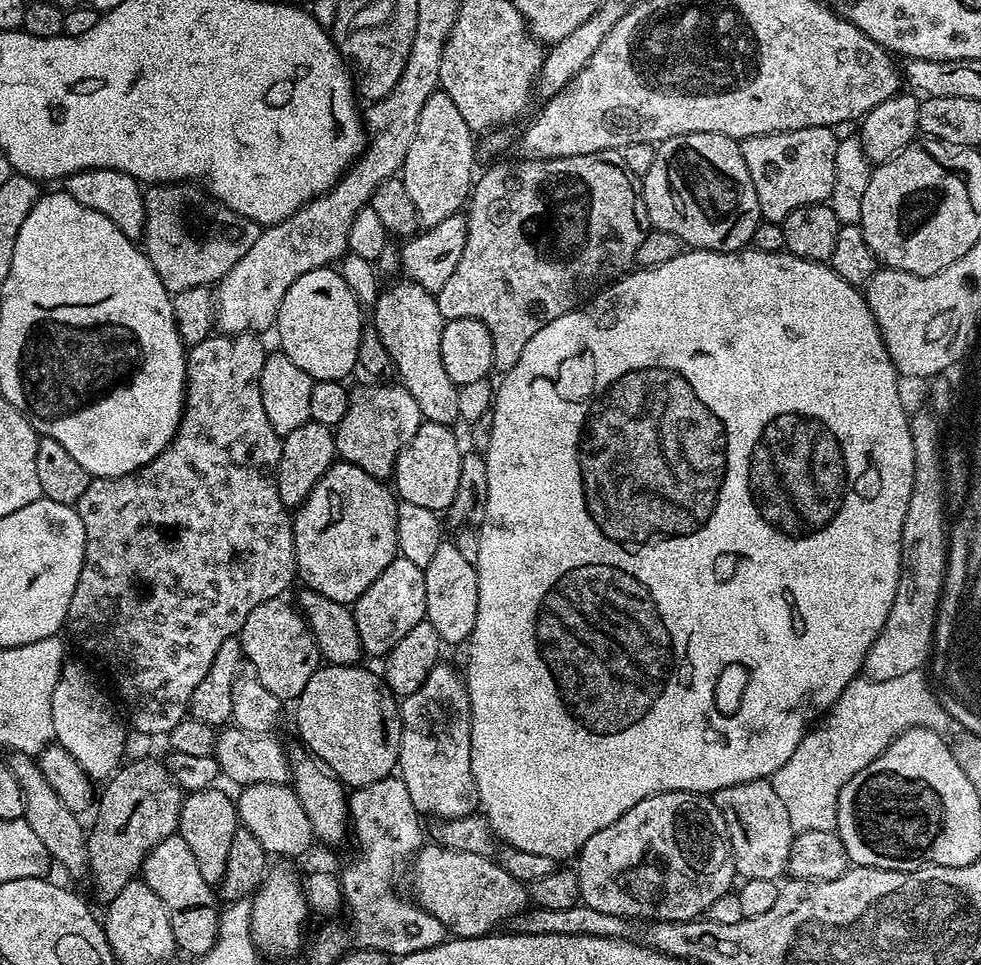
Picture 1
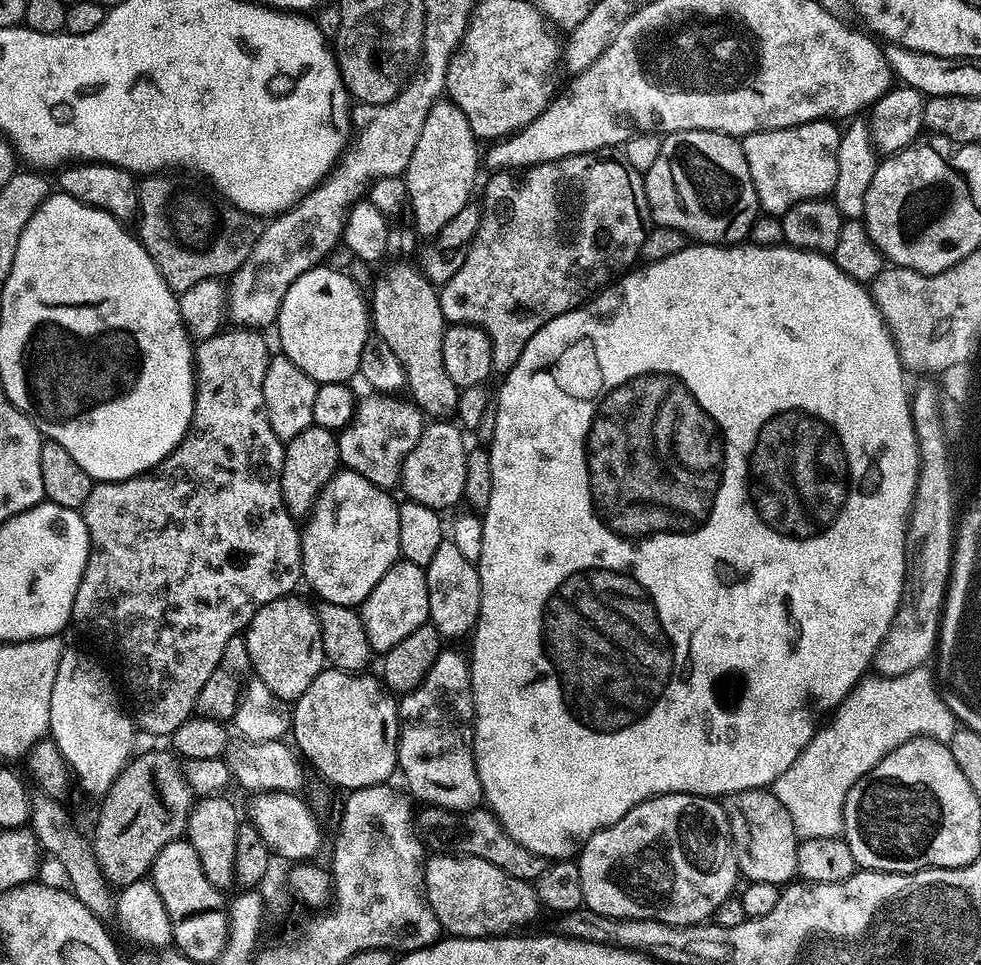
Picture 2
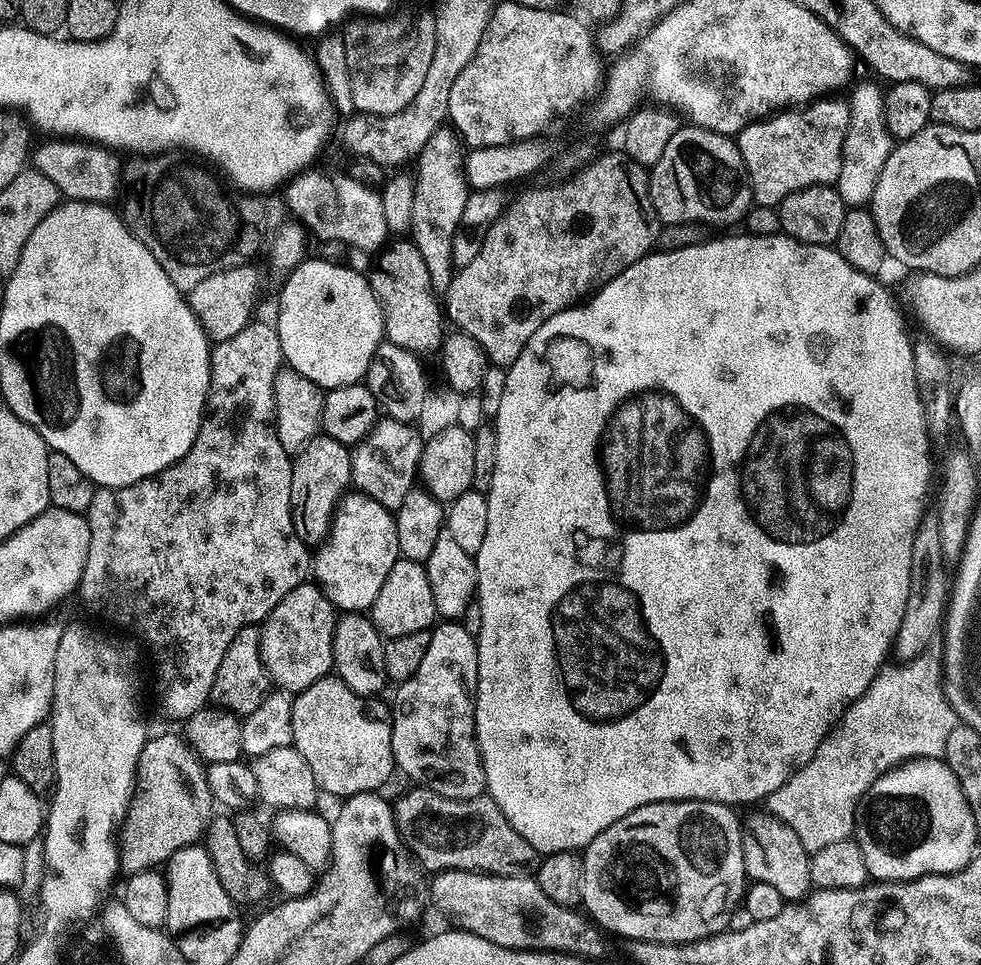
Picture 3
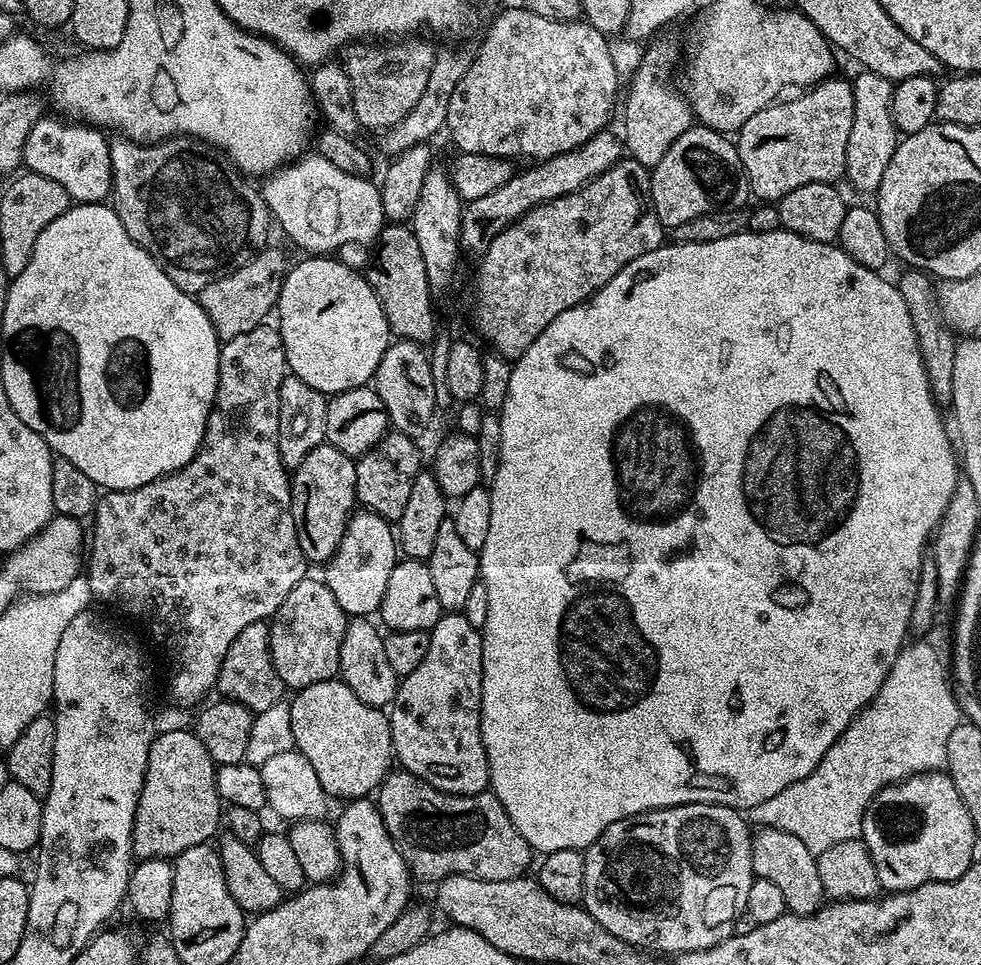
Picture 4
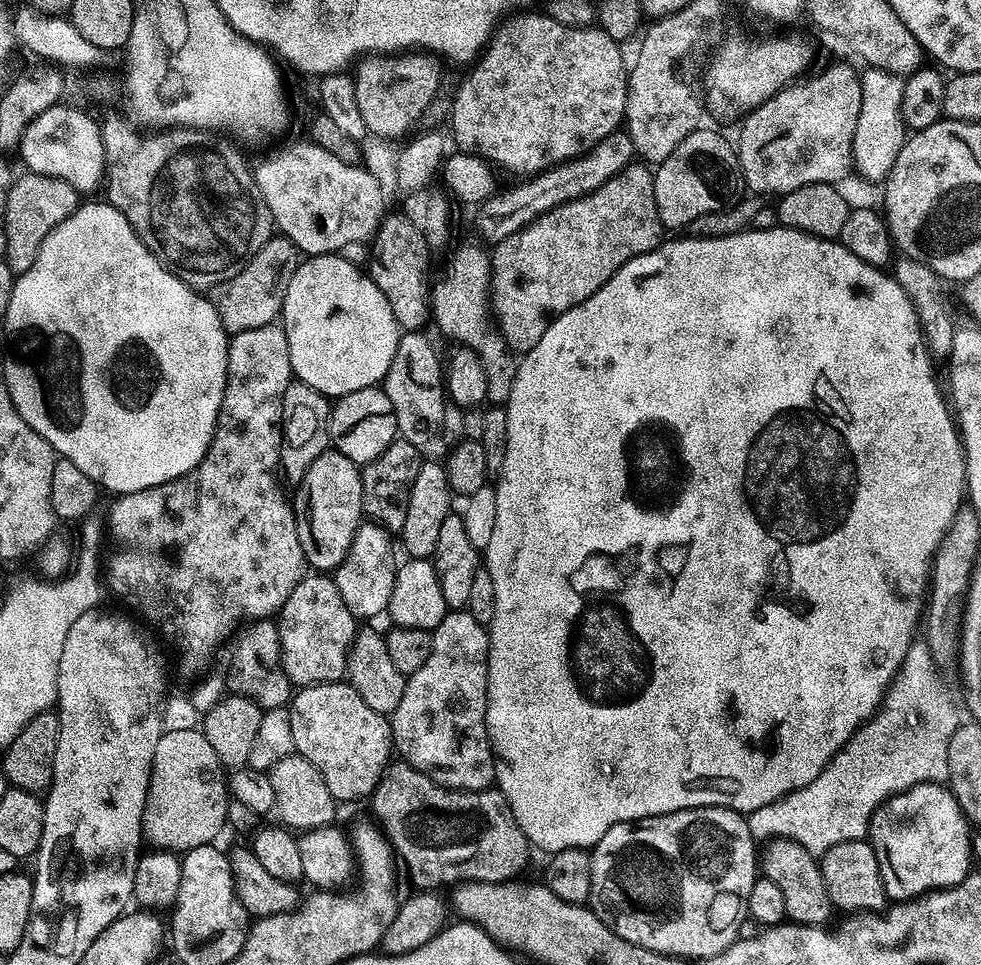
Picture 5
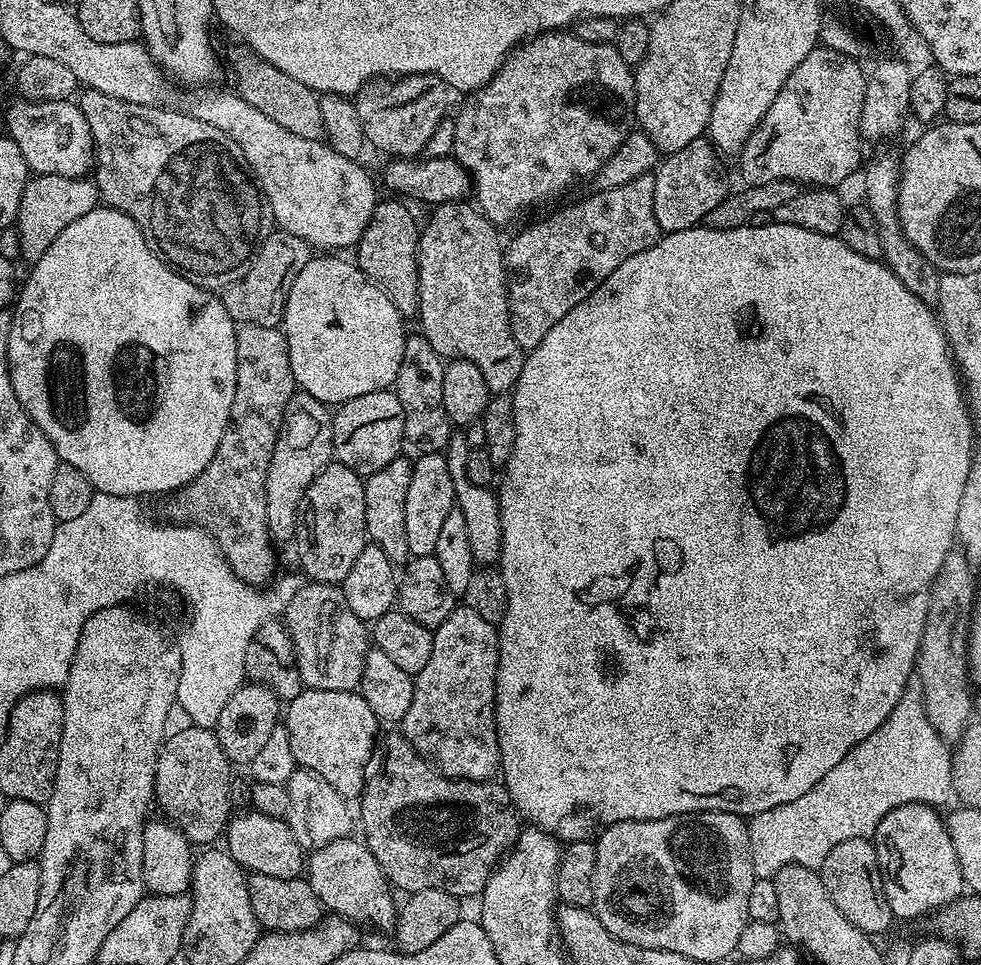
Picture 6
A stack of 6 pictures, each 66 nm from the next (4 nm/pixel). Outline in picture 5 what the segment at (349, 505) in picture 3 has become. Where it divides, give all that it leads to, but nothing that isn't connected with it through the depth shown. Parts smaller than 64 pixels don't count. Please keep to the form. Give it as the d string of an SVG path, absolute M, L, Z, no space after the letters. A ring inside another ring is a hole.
M375 522L361 523L352 539L352 546L343 562L334 569L334 579L346 610L357 618L384 616L388 610L390 594L394 594L394 582L398 559L392 553L393 537Z

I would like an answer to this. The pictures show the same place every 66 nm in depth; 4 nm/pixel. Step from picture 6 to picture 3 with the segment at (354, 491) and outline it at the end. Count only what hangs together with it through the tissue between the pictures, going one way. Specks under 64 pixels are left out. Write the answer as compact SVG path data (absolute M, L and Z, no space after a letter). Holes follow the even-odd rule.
M317 434L310 442L306 442L306 446L302 446L300 452L295 453L290 474L290 506L294 530L304 544L318 546L323 543L332 523L332 513L351 484L352 453L349 445Z

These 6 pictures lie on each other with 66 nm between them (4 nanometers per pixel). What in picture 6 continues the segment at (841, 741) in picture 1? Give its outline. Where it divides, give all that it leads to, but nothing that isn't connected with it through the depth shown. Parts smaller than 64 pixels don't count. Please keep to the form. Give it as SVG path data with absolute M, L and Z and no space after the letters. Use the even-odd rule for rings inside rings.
M916 686L905 688L898 706L834 770L830 770L814 786L814 790L806 790L802 798L794 798L794 802L786 802L786 806L774 806L774 810L762 810L762 814L751 817L747 821L748 841L752 855L752 875L756 878L775 877L778 870L790 863L805 864L807 868L819 869L820 863L838 846L838 842L846 842L846 838L862 838L867 840L875 837L878 822L886 818L898 806L907 804L930 804L941 806L948 799L953 799L952 787L952 752L943 737L936 732L924 709L921 690Z

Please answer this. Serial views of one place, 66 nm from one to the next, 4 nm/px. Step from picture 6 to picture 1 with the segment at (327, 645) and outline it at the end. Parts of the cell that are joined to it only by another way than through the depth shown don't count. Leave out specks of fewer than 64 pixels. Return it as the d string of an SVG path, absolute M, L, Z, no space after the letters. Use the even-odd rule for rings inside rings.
M277 598L263 600L250 614L246 614L246 622L240 627L238 639L243 659L258 670L258 679L262 686L270 690L281 702L299 700L302 690L306 690L306 682L321 667L320 647L316 645L314 634L308 628L299 607L295 603L287 604L287 599Z

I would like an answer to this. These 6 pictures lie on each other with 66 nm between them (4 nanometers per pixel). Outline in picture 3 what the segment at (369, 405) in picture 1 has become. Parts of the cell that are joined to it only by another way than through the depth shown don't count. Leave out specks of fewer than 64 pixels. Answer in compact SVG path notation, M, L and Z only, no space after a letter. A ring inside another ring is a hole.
M389 418L377 419L367 436L351 449L352 484L374 502L395 510L402 506L406 494L410 494L418 480L420 459L425 437L420 436L415 423Z

